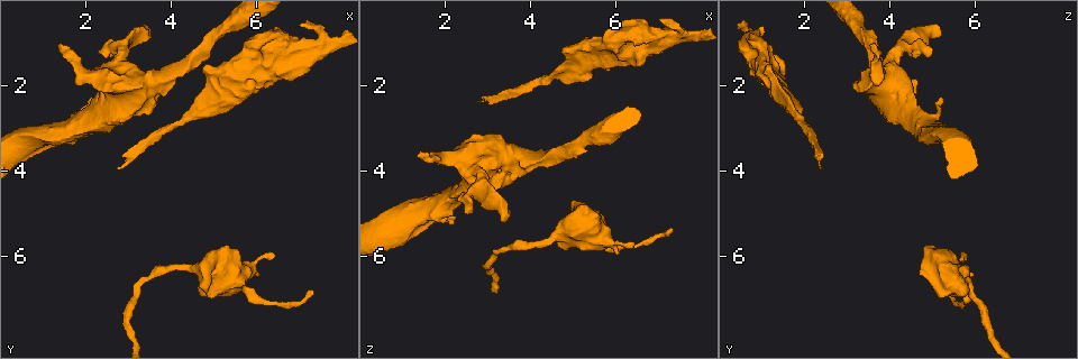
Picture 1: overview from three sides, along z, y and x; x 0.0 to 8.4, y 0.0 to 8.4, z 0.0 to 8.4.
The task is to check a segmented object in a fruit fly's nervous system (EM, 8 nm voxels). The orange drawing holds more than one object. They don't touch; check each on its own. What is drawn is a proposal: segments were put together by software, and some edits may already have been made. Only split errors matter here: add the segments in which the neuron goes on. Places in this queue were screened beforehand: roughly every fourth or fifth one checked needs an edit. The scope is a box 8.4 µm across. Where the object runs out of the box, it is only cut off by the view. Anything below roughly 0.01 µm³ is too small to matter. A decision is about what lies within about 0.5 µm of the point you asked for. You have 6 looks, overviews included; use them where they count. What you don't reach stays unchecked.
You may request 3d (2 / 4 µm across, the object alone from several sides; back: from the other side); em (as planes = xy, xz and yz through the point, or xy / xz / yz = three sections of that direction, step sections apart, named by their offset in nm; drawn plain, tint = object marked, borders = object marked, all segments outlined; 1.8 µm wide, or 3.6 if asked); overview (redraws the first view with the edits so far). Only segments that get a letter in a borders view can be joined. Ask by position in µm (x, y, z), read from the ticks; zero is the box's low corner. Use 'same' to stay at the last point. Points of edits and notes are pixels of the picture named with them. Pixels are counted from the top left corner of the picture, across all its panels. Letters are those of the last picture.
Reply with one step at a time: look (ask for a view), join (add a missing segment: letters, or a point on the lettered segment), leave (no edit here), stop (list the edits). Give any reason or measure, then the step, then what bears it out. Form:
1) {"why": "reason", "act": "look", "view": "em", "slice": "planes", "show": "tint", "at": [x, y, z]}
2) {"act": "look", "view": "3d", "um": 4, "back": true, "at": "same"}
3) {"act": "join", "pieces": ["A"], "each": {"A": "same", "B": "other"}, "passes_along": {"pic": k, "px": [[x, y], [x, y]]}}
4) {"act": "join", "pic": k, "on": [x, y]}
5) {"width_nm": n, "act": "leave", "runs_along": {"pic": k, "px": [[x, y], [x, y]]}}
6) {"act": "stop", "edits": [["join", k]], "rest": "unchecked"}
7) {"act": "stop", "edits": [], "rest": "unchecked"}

{"why": "an open end", "act": "look", "view": "em", "um": 3.6, "slice": "planes", "show": "borders", "at": [1.35, 1.05, 3.65]}

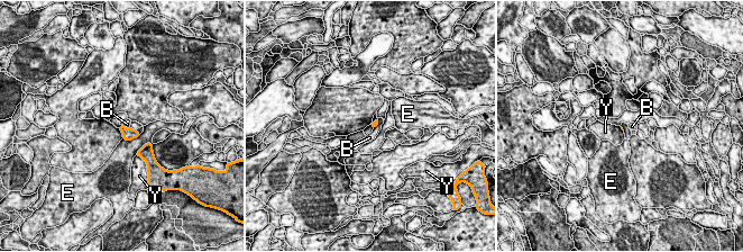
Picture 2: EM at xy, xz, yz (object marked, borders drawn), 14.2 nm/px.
{"act": "leave", "each": {"B": "other", "E": "other", "Y": "other"}, "found": "no lettered segment goes on from it"}

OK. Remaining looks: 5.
{"why": "an open end", "act": "look", "view": "em", "um": 3.6, "slice": "xz", "step": 16, "show": "borders", "at": [4.60, 6.85, 5.70]}

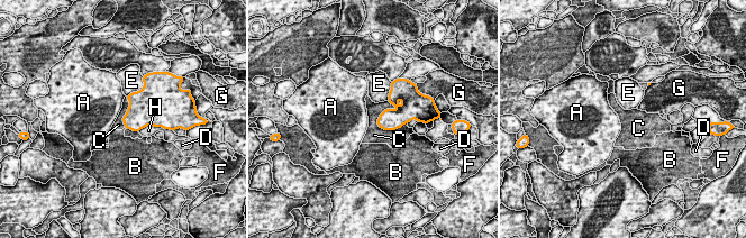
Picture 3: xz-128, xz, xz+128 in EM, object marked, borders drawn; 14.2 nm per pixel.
{"act": "leave", "each": {"A": "other", "B": "other", "C": "other", "D": "other", "E": "other", "F": "other", "G": "other", "H": "other"}, "found": "no lettered segment goes on from it"}

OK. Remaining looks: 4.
{"why": "tapers out", "act": "look", "view": "3d", "um": 2, "at": [6.45, 5.95, 5.75]}

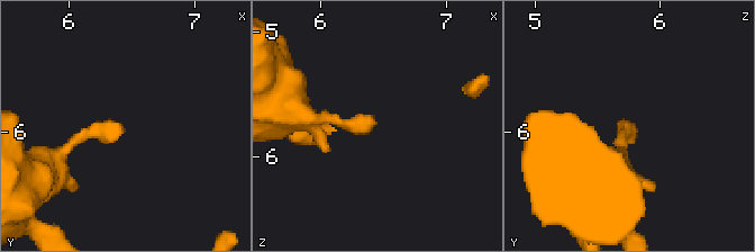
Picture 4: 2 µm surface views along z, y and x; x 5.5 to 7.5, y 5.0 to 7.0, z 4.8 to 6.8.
{"why": "need the tissue", "act": "look", "view": "em", "um": 3.6, "slice": "planes", "show": "plain", "at": [6.42, 5.94, 5.68]}

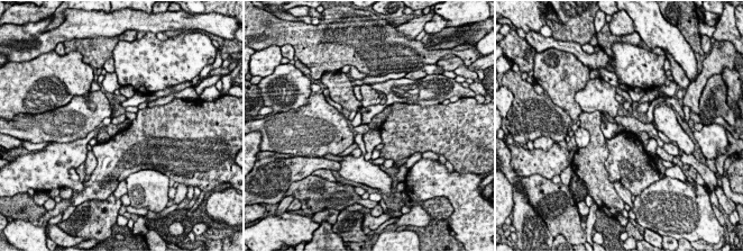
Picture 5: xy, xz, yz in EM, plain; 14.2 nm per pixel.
{"act": "look", "view": "em", "um": 3.6, "slice": "planes", "show": "borders", "at": "same"}

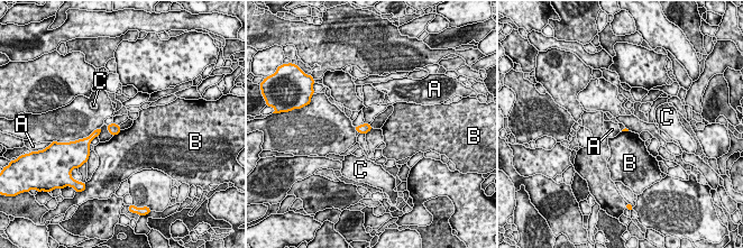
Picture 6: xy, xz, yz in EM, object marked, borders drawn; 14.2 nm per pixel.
{"longest_contact_nm": ["B", 150], "act": "leave", "each": {"A": "other", "B": "other", "C": "other"}, "found": "no lettered segment goes on from it"}

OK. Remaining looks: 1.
{"act": "stop", "edits": [], "rest": "unchecked"}

